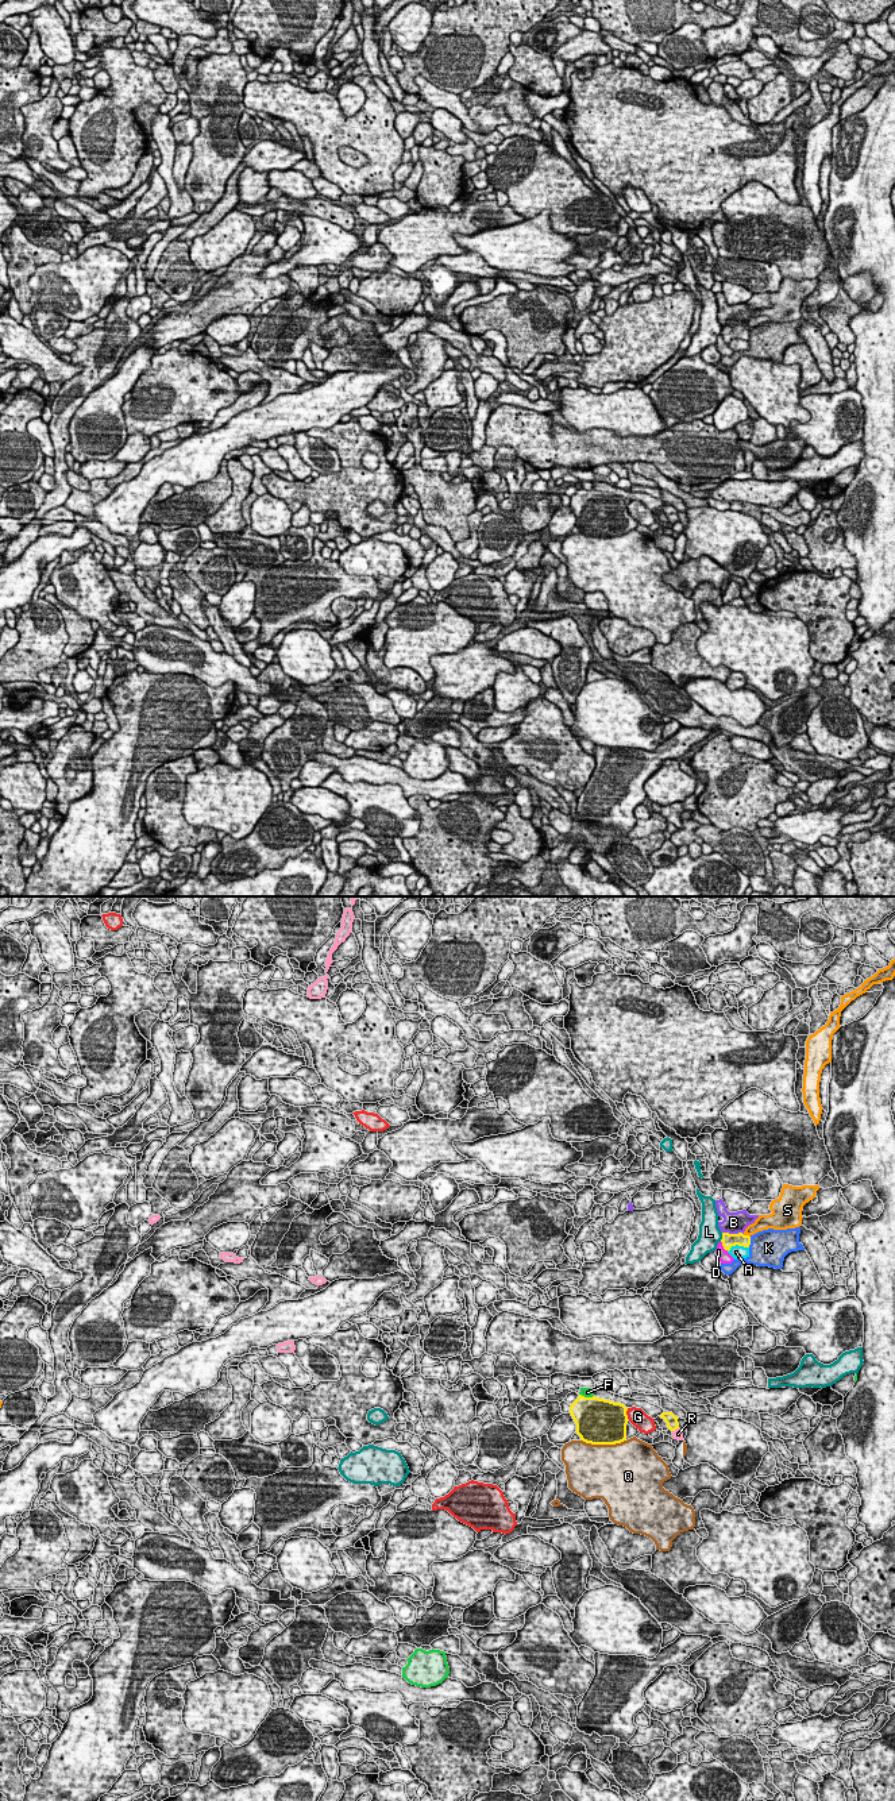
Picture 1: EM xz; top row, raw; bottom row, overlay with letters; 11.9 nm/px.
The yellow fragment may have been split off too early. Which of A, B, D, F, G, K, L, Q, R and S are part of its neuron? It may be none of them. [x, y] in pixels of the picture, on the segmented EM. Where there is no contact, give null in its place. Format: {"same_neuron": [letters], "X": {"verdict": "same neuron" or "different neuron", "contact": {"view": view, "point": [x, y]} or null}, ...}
{"same_neuron": [], "A": {"verdict": "different neuron", "contact": {"view": "xz", "point": [737, 1244]}}, "B": {"verdict": "different neuron", "contact": {"view": "xz", "point": [733, 1234]}}, "D": {"verdict": "different neuron", "contact": {"view": "xz", "point": [722, 1245]}}, "F": {"verdict": "different neuron", "contact": {"view": "xz", "point": [586, 1398]}}, "G": {"verdict": "different neuron", "contact": {"view": "xz", "point": [625, 1414]}}, "K": {"verdict": "different neuron", "contact": {"view": "xz", "point": [749, 1242]}}, "L": {"verdict": "different neuron", "contact": {"view": "xz", "point": [722, 1237]}}, "Q": {"verdict": "different neuron", "contact": {"view": "xz", "point": [604, 1443]}}, "R": {"verdict": "different neuron", "contact": {"view": "xz", "point": [675, 1429]}}, "S": {"verdict": "different neuron", "contact": {"view": "xz", "point": [747, 1235]}}}

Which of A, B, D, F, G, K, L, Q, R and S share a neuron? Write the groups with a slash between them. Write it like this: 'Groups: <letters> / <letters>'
Groups: A / B / D / F / G / K / L / Q / R / S

